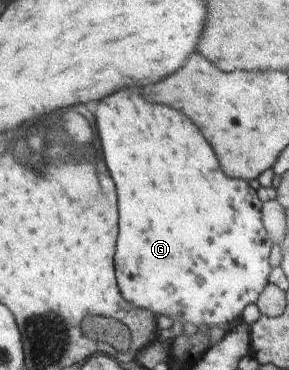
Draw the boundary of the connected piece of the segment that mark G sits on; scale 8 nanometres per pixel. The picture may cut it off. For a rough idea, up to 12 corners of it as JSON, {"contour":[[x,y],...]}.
{"contour":[[96,106],[135,307],[231,331],[263,202],[183,112]]}

